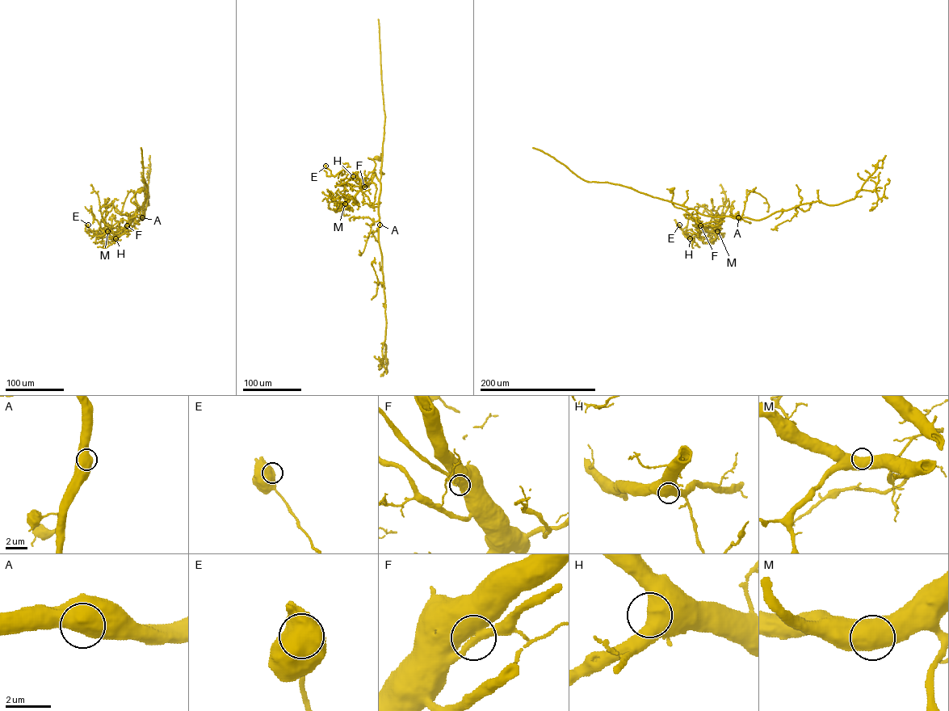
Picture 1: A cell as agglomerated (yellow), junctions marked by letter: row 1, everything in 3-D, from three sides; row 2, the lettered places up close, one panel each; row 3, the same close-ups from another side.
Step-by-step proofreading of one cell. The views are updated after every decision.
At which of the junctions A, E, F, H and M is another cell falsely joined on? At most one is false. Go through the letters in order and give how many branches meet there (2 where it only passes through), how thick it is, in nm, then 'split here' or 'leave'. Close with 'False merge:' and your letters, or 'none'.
A: branches 1; calibre 800 nm; leave
E: branches 1; calibre 900 nm; leave
F: branches 1; calibre 850 nm; leave
H: branches 1; calibre 800 nm; leave
M: branches 1; calibre 850 nm; leave
False merge: none

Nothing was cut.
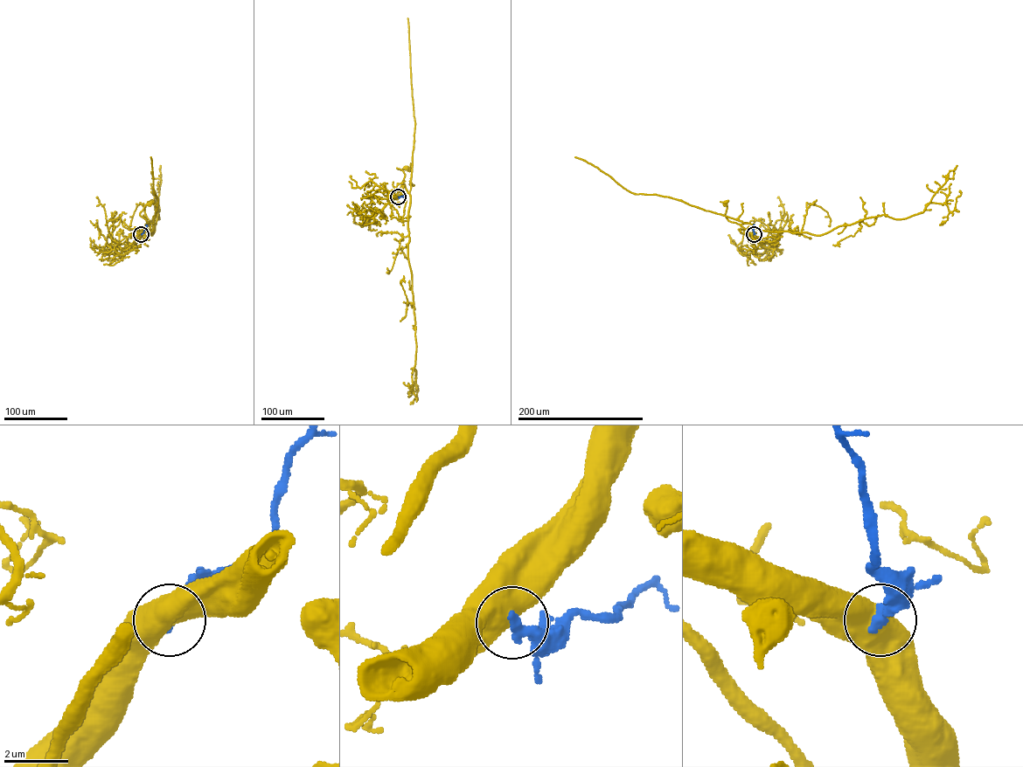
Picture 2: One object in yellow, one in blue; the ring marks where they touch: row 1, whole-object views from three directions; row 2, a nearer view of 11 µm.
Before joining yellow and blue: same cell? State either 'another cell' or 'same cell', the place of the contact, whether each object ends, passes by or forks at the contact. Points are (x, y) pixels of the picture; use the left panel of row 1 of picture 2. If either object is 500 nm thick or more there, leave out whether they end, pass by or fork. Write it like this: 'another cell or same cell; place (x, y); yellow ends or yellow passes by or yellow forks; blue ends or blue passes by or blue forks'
another cell; place (141, 234)

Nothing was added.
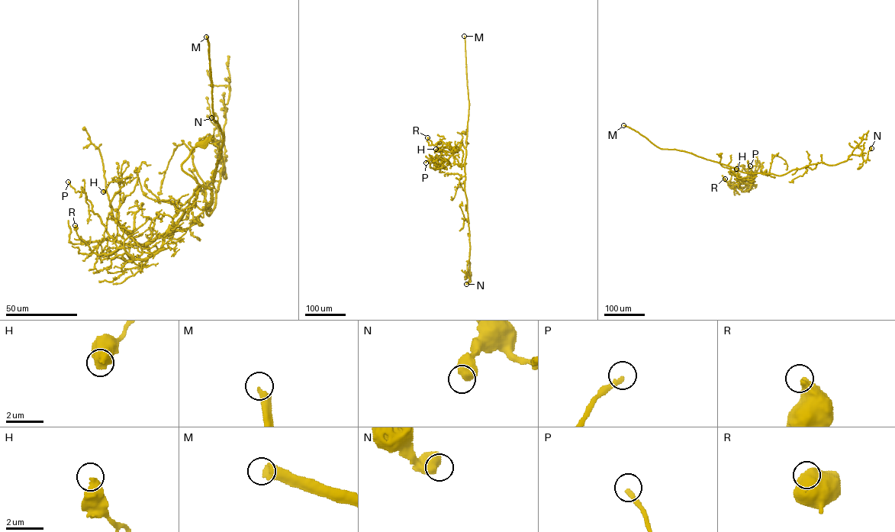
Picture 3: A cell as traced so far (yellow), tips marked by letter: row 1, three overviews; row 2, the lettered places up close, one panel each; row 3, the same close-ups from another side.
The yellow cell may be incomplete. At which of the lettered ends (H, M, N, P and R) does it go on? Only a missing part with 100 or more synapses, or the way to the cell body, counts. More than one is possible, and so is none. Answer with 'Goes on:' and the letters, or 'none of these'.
Goes on: M

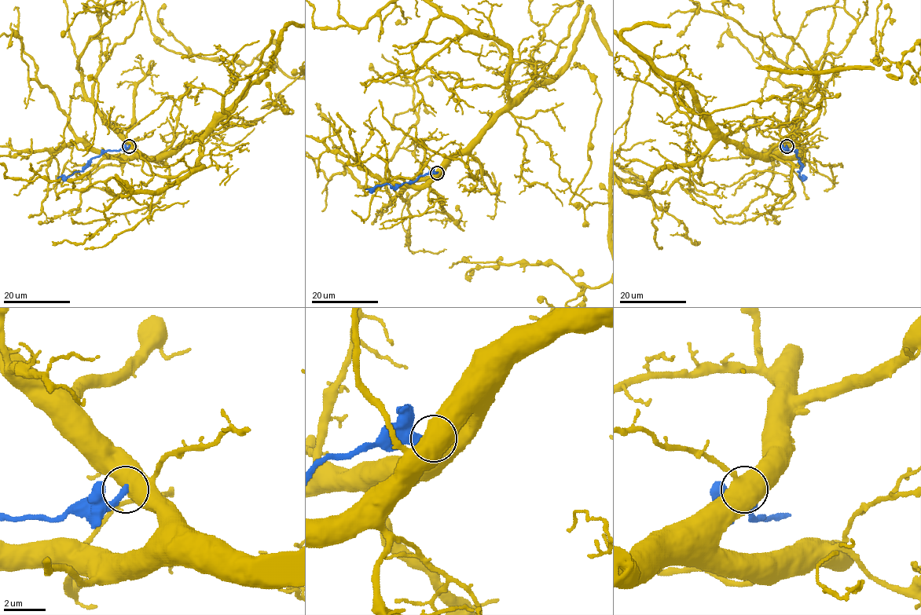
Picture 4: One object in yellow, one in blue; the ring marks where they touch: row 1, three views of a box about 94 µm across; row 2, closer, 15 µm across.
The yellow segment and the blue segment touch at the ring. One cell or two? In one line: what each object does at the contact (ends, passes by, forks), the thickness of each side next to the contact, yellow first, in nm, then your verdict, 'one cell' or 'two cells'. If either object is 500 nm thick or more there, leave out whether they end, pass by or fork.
750/320 nm | two cells

